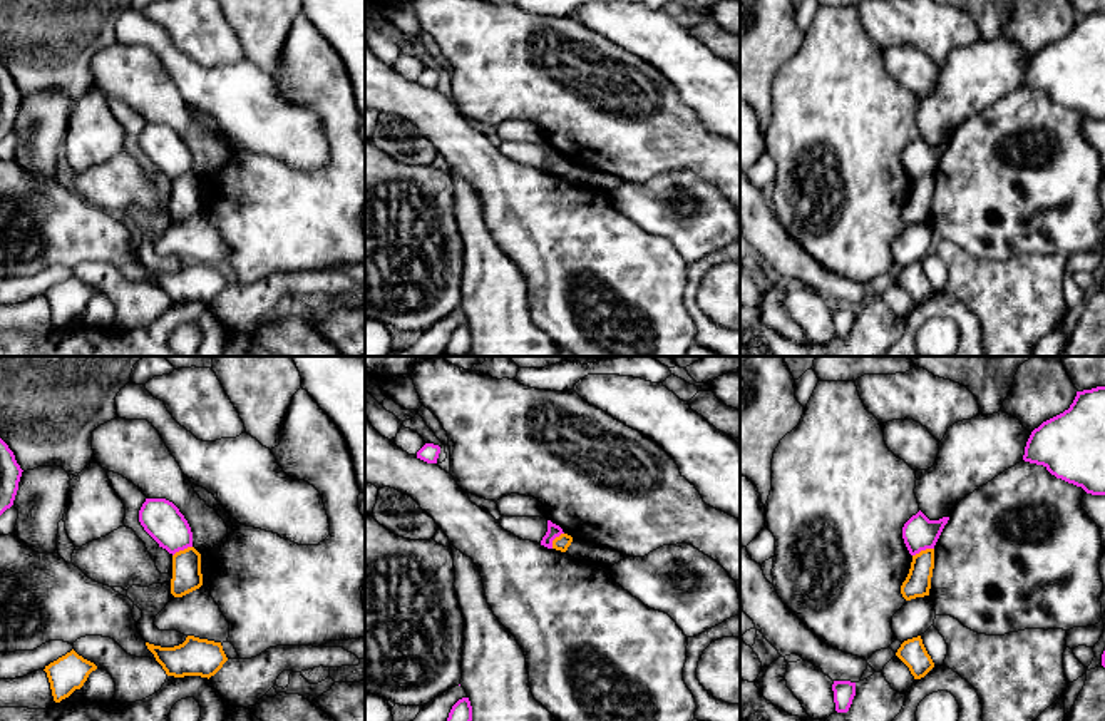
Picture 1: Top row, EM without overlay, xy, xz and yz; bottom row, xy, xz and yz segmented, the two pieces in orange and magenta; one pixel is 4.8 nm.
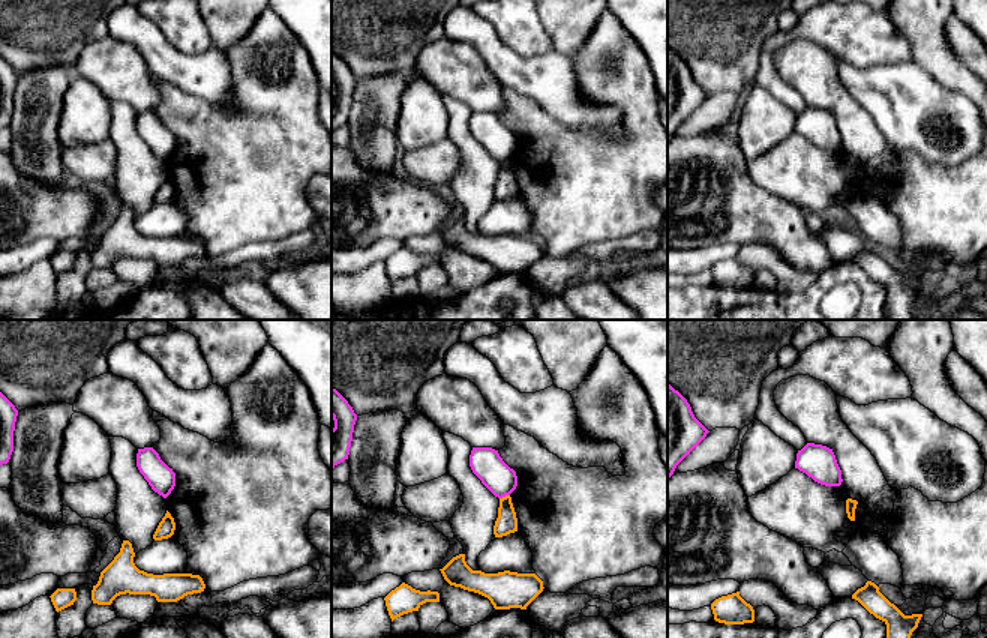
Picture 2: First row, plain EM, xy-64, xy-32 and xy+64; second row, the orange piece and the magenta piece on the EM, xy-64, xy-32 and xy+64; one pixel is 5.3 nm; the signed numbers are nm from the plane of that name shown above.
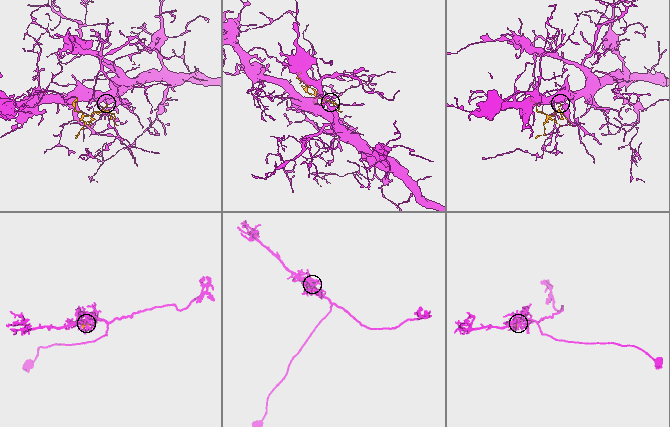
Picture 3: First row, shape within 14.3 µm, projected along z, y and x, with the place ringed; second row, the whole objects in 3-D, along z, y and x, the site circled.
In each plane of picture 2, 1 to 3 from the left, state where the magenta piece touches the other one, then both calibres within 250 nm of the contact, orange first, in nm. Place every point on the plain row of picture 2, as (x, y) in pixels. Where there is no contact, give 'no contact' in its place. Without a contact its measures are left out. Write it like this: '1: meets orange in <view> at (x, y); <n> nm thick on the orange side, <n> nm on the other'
1: no contact
2: meets orange in xy-32 at (506, 159); 120 nm thick on the orange side, 170 nm on the other
3: no contact

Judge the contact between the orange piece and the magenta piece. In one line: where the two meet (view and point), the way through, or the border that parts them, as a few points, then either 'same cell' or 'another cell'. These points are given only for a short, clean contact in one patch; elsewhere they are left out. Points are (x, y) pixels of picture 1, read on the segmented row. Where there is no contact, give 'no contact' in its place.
meets orange in yz at (923, 551); border along yz (933, 547), (921, 549), (913, 556); another cell

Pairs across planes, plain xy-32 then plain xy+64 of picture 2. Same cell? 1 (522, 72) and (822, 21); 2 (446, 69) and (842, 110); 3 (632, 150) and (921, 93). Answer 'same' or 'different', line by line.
1: different
2: same
3: different

